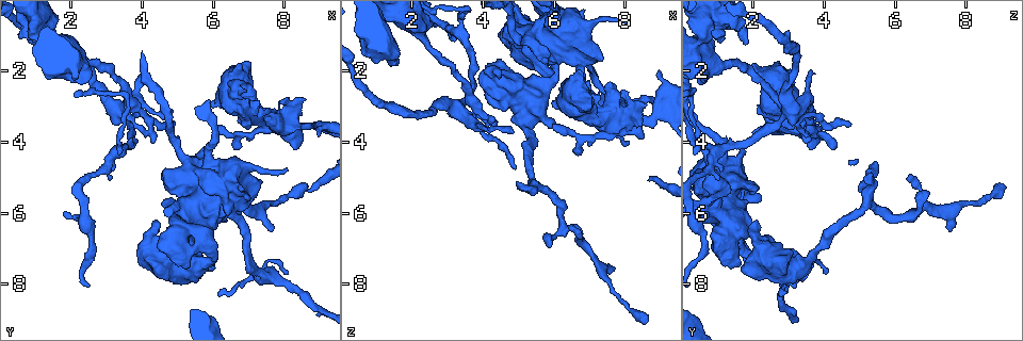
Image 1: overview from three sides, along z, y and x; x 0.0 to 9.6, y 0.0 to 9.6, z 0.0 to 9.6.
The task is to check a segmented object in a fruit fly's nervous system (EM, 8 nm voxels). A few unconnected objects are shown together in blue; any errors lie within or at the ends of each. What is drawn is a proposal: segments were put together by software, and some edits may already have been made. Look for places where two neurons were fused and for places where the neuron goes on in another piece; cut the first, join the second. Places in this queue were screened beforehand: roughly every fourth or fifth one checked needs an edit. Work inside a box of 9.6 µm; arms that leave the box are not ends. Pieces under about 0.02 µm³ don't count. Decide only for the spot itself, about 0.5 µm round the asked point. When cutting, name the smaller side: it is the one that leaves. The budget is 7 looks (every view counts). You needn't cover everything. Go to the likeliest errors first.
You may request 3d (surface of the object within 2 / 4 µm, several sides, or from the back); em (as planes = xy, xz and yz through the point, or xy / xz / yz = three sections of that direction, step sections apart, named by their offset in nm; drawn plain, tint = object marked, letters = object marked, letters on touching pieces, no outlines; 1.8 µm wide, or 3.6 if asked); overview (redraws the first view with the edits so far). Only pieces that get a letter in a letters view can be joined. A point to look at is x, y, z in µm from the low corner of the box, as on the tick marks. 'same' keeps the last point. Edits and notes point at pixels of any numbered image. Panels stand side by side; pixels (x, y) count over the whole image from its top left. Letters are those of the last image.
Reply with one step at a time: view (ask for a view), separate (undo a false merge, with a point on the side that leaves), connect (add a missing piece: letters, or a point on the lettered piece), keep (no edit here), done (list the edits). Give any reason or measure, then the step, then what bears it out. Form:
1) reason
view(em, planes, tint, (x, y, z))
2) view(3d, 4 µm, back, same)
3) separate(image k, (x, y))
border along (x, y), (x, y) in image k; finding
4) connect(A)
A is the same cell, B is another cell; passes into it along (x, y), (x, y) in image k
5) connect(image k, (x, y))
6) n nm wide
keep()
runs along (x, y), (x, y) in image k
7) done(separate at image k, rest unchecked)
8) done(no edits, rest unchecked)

sharp bend
view(3d, 2 µm, (3.50, 3.05, 2.95))

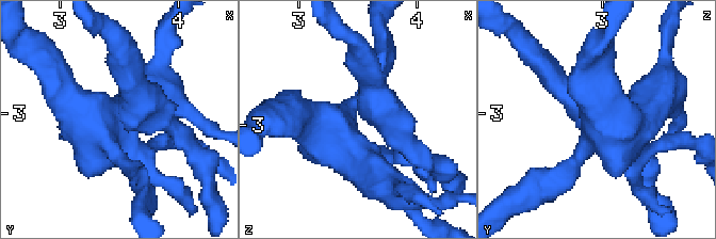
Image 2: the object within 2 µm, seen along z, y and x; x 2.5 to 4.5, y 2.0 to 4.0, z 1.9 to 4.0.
now the EM
view(em, planes, tint, (3.52, 3.04, 2.94))

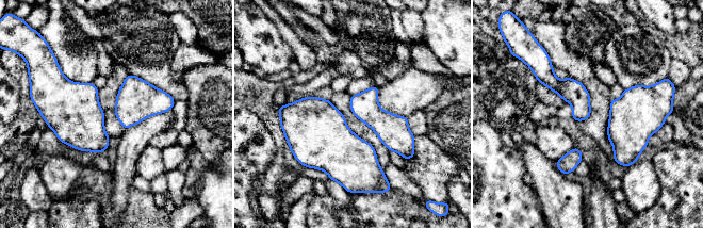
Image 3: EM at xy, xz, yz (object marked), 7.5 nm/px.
view(em, planes, letters, same)

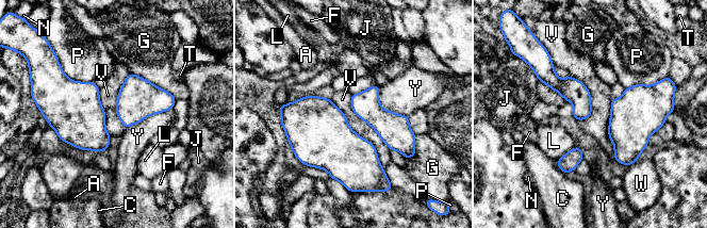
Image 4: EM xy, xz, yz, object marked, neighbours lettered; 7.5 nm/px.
keep()
A, C, F, G, J, L, N, P, T, V, W and Y are other cells; border along (330, 99), (375, 147), (383, 169) in image 4; continuous, no second neuron

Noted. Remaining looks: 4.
branch stops here
view(em, planes, plain, (9.00, 3.85, 2.00))

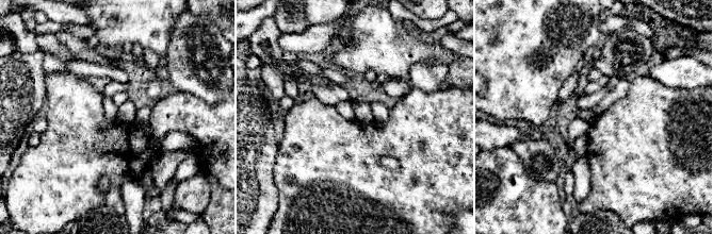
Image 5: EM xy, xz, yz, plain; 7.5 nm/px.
view(em, planes, letters, same)

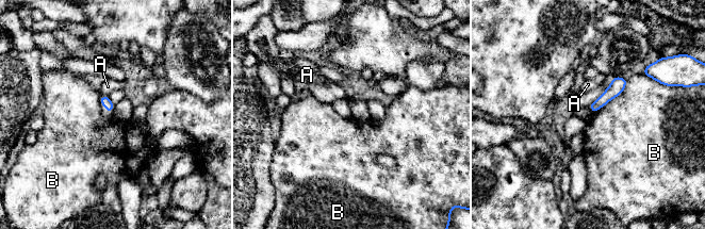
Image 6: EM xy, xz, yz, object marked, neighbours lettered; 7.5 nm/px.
B touches over 340 nm
keep()
A and B are other cells; no lettered piece goes on from it

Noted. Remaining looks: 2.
sudden change in width
view(3d, 4 µm, (5.30, 4.50, 1.05))

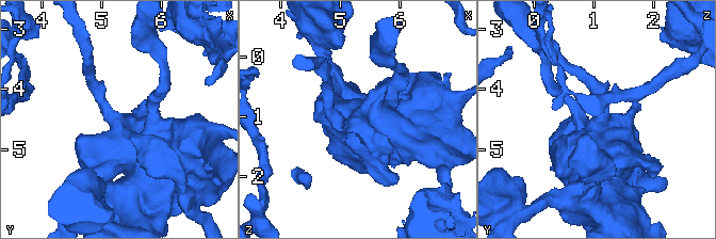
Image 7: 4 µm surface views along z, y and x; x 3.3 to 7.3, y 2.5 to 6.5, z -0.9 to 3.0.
now the EM
view(em, 3.6 µm, xy, step 4, letters, (5.25, 4.55, 1.05))

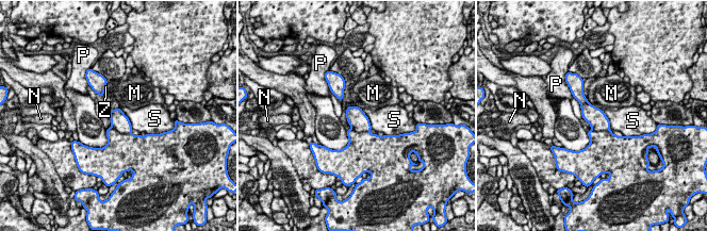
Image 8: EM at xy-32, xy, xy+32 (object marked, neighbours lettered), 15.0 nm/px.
300 nm wide
separate(image 8, (119, 121))
M, N, P, S and Z are other cells; a second neuron is stuck on

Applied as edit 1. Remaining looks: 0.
done(separate at image 8, rest unchecked)

